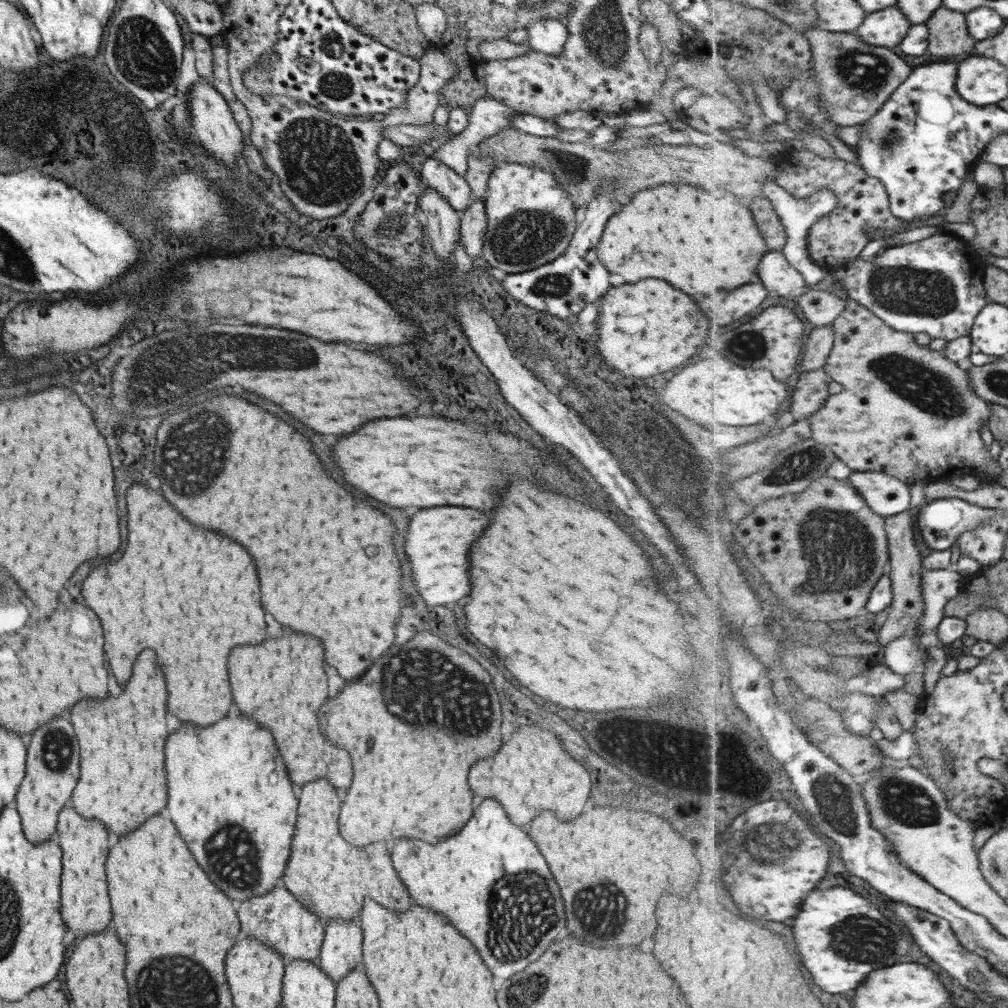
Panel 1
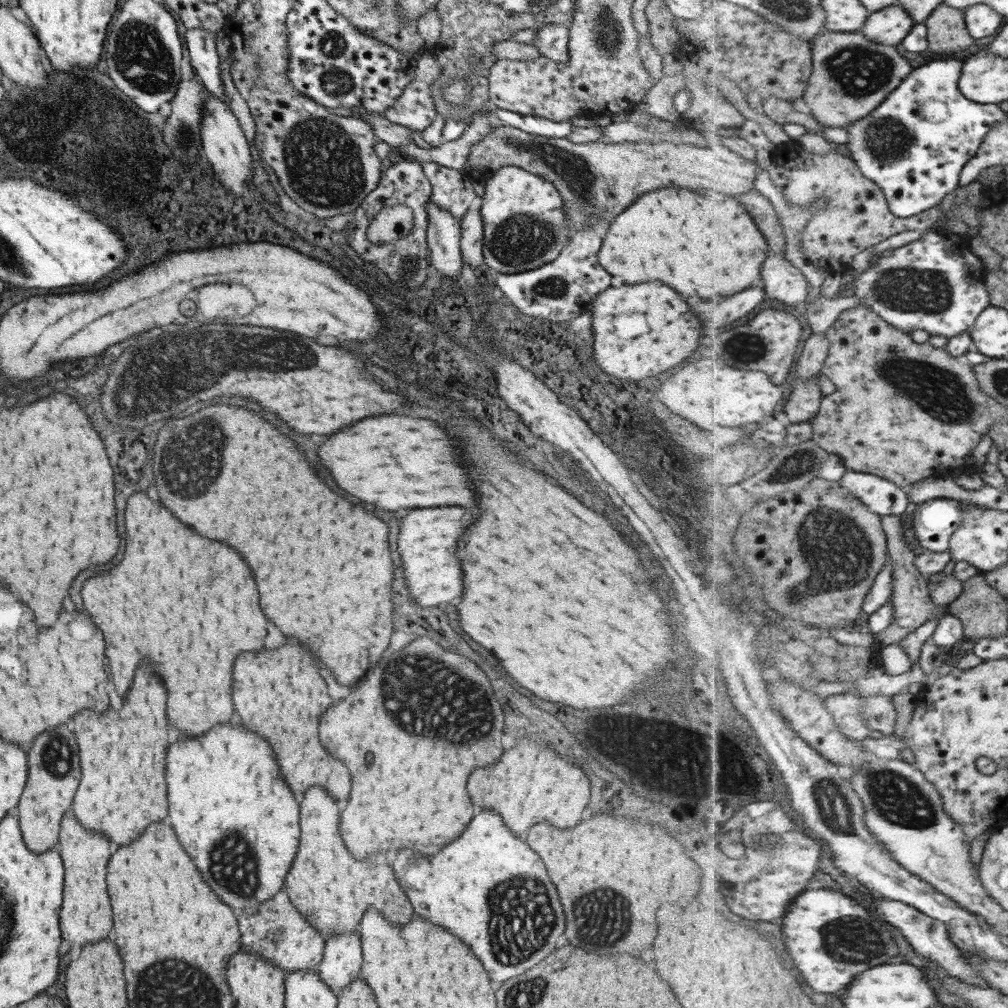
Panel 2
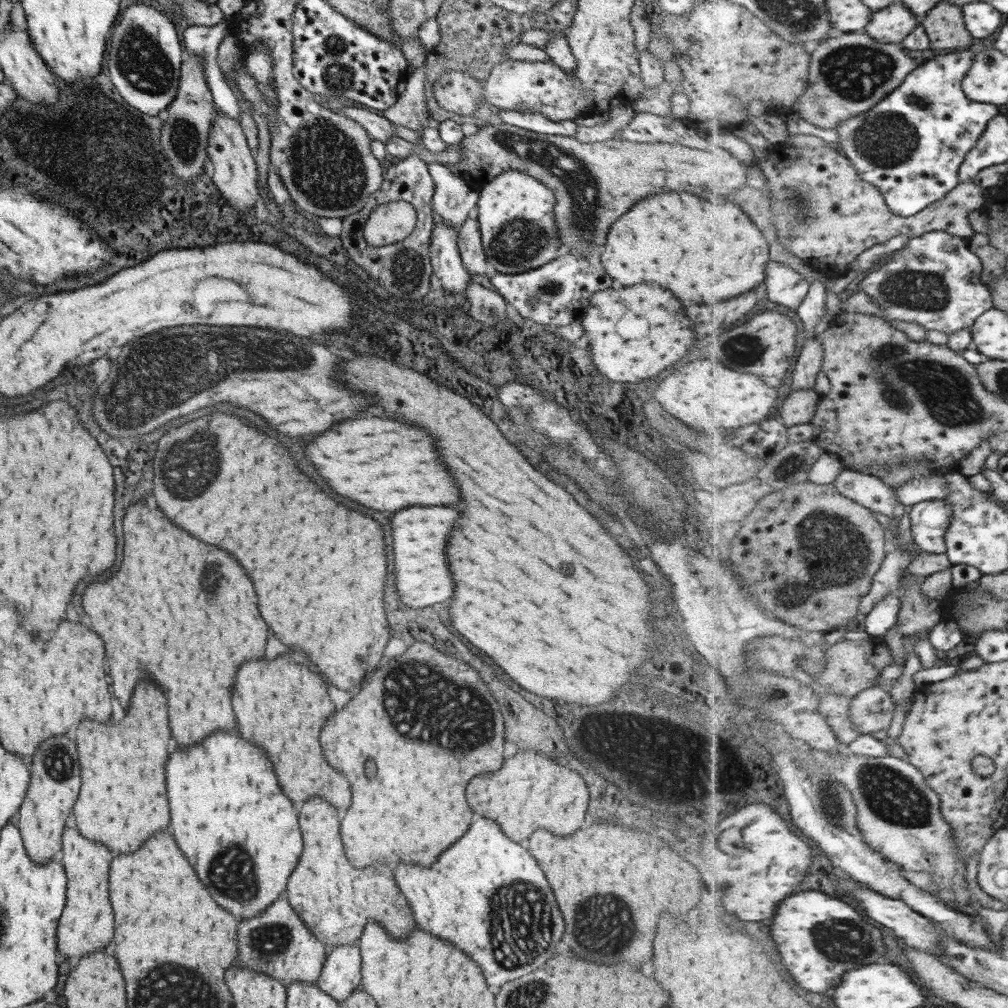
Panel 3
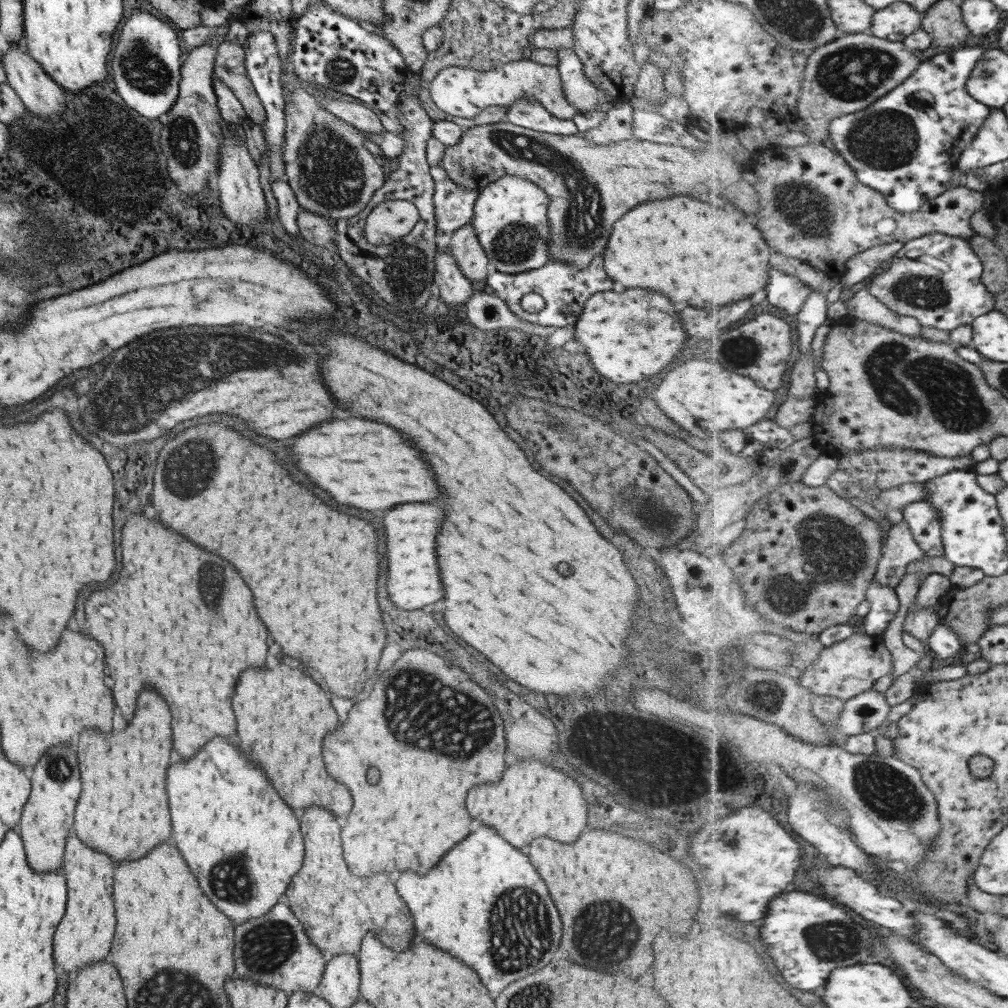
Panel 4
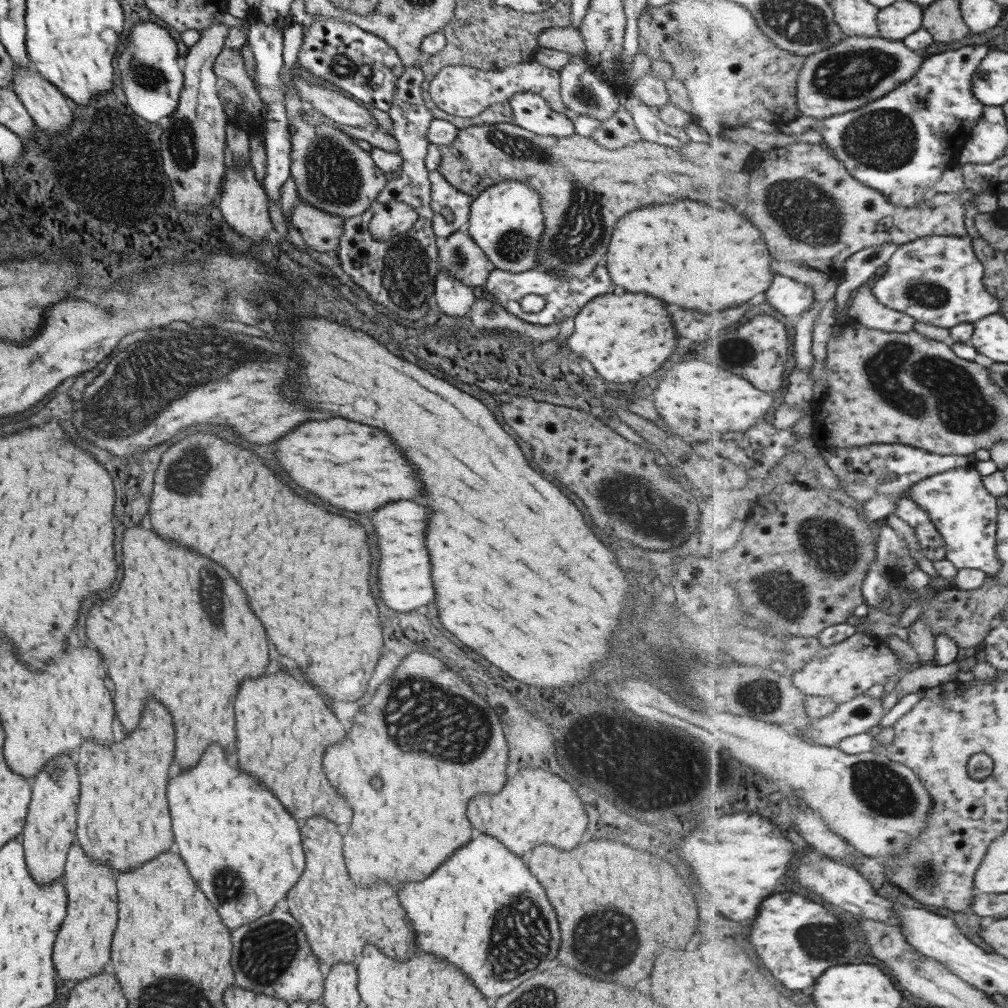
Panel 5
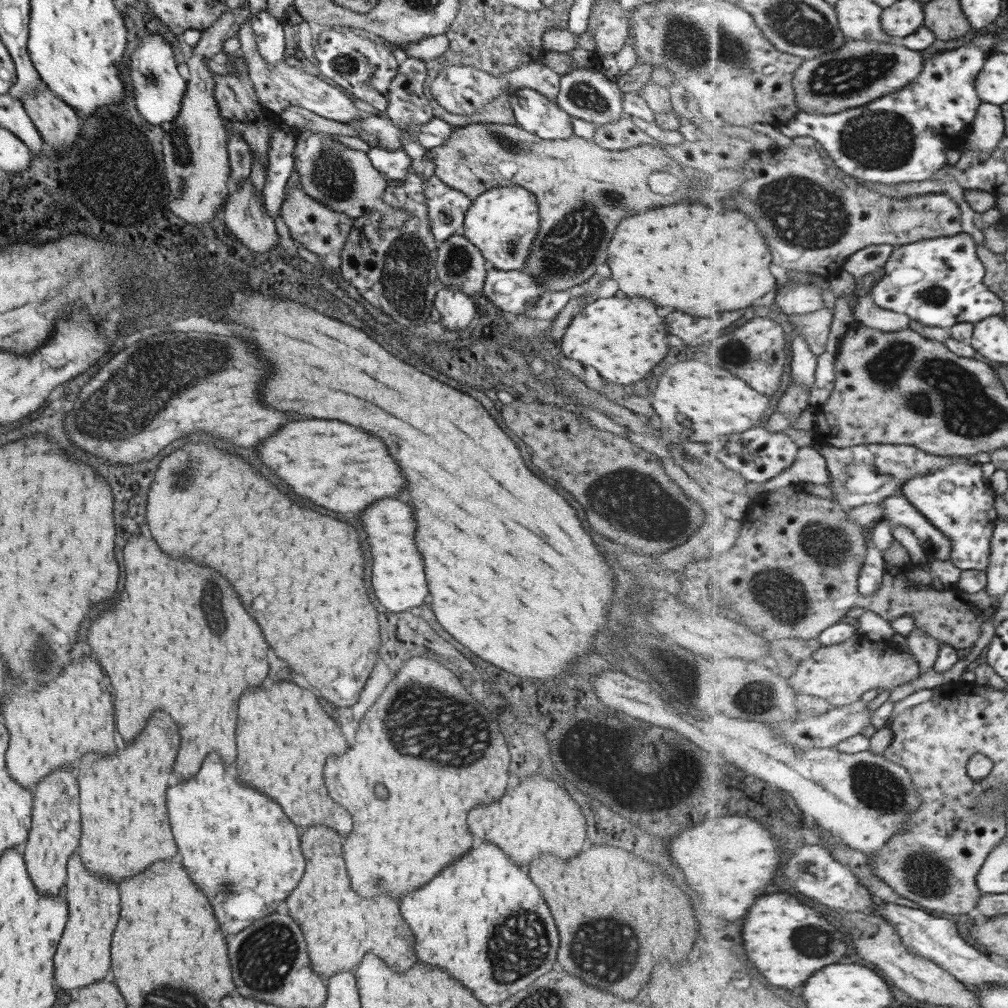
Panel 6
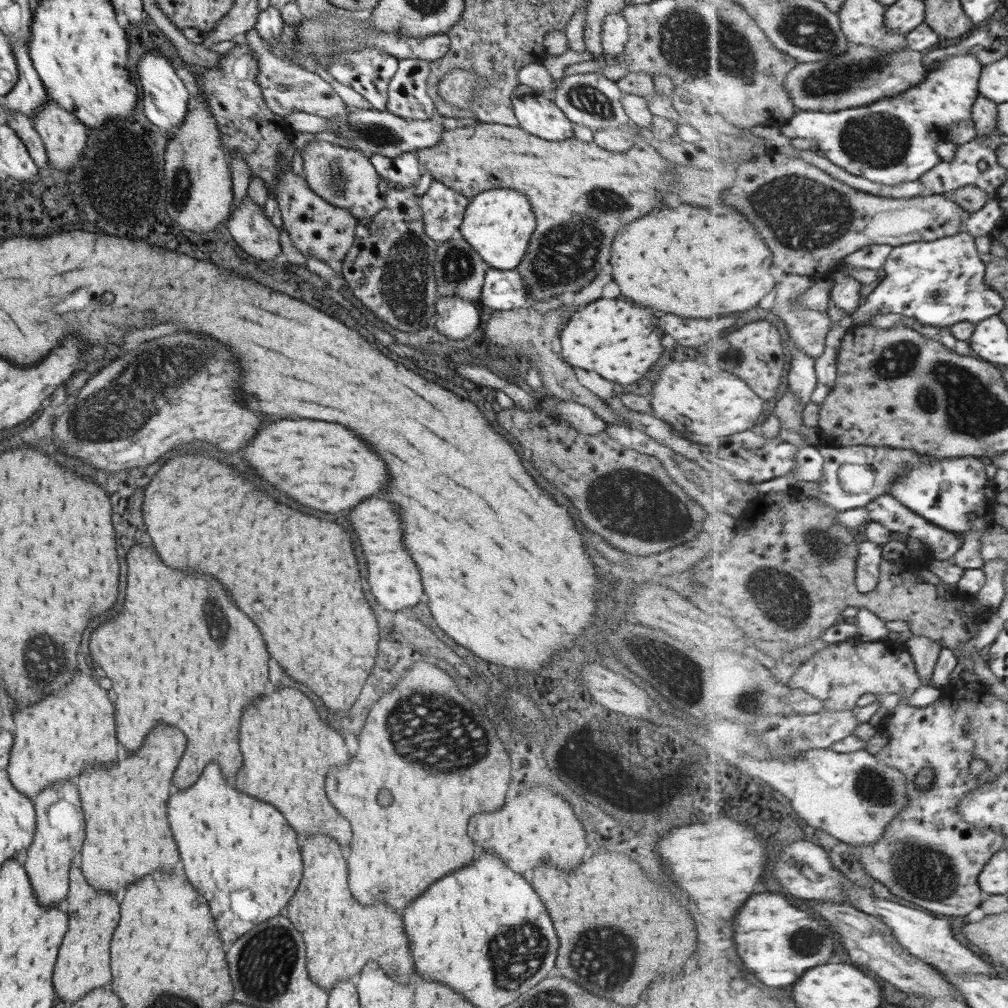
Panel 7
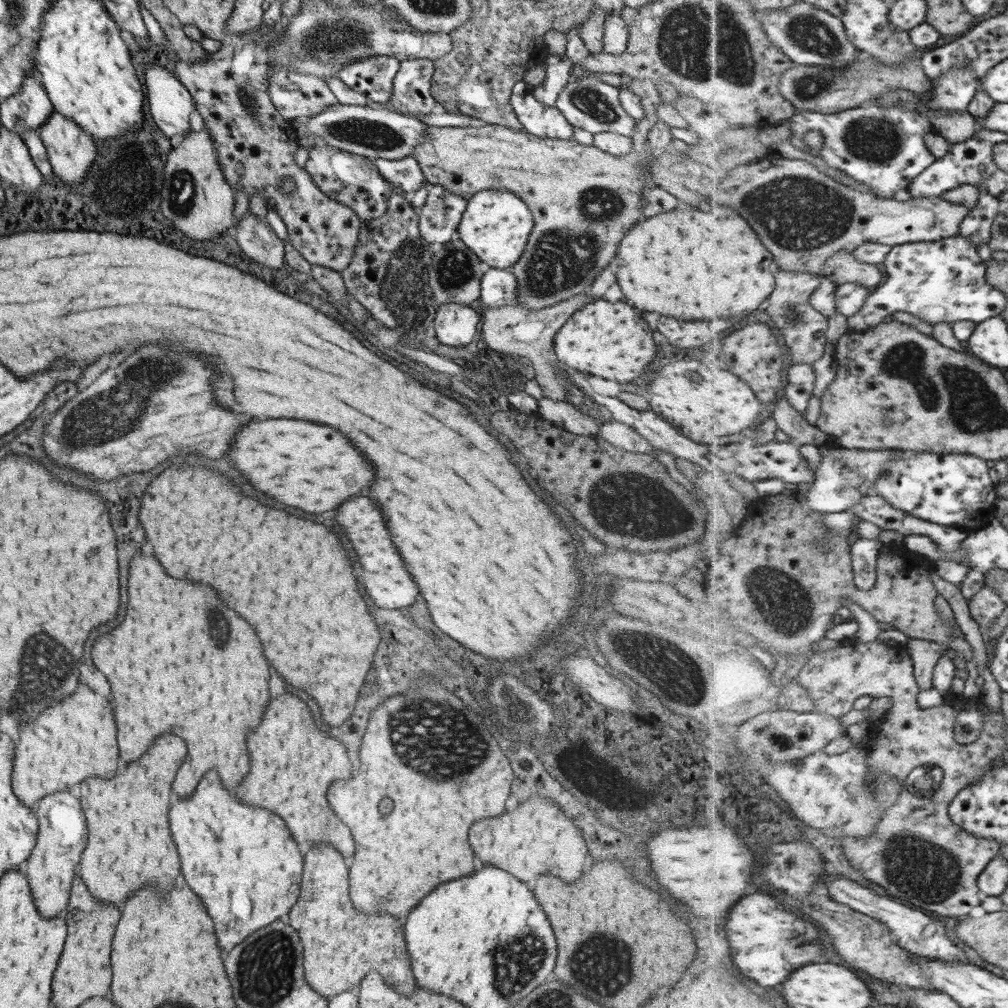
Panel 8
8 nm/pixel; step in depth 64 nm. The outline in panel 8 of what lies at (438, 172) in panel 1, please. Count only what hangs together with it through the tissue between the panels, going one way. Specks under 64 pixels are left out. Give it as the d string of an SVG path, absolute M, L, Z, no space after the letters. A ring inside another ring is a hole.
M434 184L419 211L418 228L421 238L430 244L445 245L453 241L458 235L457 230L466 208L466 199Z

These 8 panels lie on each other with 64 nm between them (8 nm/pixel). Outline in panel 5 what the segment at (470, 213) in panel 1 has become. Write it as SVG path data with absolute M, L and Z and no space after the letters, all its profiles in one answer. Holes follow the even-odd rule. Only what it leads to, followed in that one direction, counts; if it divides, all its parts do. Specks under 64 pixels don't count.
M468 223L446 237L446 242L437 251L439 270L448 271L472 288L486 284L492 264L470 237Z

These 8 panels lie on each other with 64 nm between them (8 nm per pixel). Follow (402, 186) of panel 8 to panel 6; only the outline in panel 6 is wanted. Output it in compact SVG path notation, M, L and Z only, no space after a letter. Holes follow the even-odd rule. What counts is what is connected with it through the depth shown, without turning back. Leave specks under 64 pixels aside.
M372 147L367 155L374 168L392 182L403 181L412 165L410 156L401 148L396 151L388 151L382 147Z

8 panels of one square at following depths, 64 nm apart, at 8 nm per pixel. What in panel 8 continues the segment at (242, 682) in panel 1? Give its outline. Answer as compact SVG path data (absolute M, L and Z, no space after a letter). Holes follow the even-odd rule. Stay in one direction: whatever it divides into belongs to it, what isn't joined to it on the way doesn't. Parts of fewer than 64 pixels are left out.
M292 692L274 698L266 706L256 730L248 734L246 744L250 754L250 772L246 774L246 780L242 780L242 786L238 786L236 796L248 804L268 808L282 816L300 846L328 840L328 844L338 848L344 856L352 856L354 840L350 828L336 818L326 800L330 782L336 778L348 778L352 762L346 746L316 726L308 704Z

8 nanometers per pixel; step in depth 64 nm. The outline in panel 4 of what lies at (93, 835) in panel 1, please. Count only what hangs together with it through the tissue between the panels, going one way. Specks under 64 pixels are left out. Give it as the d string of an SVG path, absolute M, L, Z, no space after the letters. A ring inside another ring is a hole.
M74 831L66 839L62 873L66 877L67 903L62 922L54 936L54 958L66 972L78 972L84 964L100 960L108 954L114 940L114 900L112 874L114 862L102 852L88 848Z

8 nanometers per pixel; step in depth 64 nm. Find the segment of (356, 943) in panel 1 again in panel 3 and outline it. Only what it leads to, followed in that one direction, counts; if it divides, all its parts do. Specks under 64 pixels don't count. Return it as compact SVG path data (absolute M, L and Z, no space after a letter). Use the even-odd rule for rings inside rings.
M334 945L322 967L316 985L330 997L342 1003L354 993L360 982L360 948L352 945Z

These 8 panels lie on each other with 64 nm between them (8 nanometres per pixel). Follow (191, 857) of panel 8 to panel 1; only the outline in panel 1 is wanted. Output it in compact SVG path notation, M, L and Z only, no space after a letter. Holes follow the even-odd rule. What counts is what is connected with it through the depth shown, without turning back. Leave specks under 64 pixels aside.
M226 716L214 726L200 728L182 724L166 742L166 774L168 774L168 812L180 836L186 840L198 864L208 878L238 904L252 896L262 895L281 883L290 859L290 842L294 838L294 822L298 800L286 774L284 760L274 744L270 730L252 724L248 716ZM228 838L240 838L228 848Z

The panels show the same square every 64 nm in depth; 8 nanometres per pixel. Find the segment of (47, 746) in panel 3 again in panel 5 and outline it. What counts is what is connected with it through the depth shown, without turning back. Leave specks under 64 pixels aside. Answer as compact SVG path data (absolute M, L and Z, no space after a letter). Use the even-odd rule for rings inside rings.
M68 753L58 754L58 758L62 760L48 762L42 772L38 771L31 780L31 801L20 836L30 875L40 885L44 885L44 882L52 883L52 878L63 879L66 857L70 847L76 842L74 836L77 836L76 806L80 794L78 770Z

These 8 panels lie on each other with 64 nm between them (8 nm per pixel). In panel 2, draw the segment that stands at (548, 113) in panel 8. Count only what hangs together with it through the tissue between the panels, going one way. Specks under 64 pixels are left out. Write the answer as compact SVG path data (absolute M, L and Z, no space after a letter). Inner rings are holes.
M503 108L496 109L495 113L502 120L504 126L512 126L528 132L528 134L548 138L564 138L574 130L574 126L569 121L554 122L546 117L518 114L518 112L510 112Z

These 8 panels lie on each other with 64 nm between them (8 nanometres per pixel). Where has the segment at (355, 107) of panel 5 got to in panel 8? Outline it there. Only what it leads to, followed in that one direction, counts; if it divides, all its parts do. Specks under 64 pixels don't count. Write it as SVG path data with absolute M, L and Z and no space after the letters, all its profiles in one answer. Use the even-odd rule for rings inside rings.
M272 65L268 76L268 96L286 120L316 116L339 103L327 82L314 75Z

